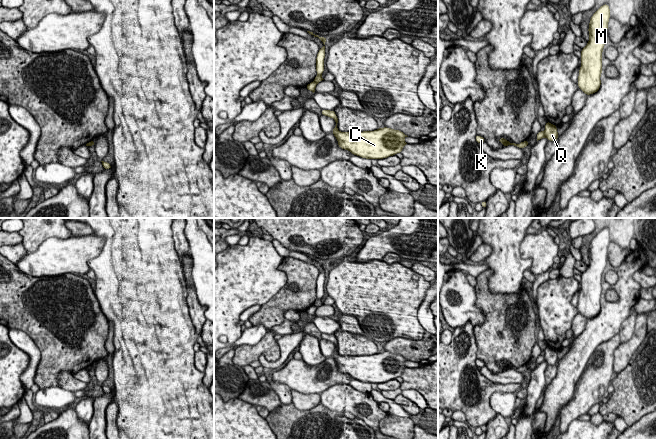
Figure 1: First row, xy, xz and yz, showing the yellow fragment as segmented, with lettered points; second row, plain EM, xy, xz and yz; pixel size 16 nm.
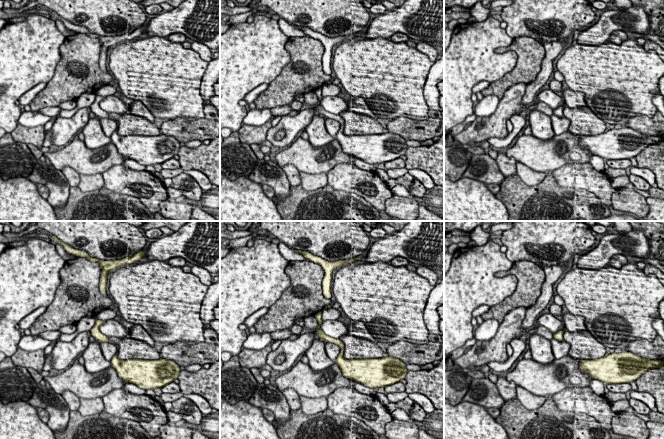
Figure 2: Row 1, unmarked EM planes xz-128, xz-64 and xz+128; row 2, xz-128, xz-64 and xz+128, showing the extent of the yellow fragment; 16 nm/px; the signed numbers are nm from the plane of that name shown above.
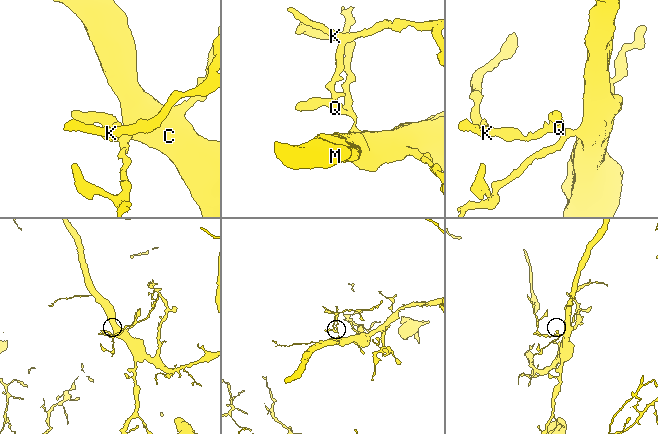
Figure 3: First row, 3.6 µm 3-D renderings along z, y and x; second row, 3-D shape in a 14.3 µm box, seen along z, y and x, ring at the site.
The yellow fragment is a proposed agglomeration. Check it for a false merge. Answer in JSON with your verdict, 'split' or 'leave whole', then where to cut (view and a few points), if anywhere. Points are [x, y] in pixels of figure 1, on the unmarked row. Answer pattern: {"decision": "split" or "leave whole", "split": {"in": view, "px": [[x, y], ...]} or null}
{"decision": "split", "split": {"in": "xz", "px": [[313, 305], [316, 307]]}}

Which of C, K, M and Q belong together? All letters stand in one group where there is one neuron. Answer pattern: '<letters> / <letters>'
C M Q / K

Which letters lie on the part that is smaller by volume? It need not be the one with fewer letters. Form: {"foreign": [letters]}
{"foreign": ["K"]}

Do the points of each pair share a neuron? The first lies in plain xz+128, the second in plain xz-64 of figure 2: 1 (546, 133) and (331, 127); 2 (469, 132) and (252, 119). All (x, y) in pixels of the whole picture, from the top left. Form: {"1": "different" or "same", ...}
{"1": "different", "2": "different"}

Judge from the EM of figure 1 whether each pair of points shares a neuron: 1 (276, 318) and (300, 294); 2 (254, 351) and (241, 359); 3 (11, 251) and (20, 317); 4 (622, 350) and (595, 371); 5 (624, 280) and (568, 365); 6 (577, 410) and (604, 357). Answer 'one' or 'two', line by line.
1: one
2: one
3: two
4: two
5: one
6: one

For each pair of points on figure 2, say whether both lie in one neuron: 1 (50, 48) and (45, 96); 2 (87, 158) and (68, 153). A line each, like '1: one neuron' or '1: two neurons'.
1: two neurons
2: one neuron

